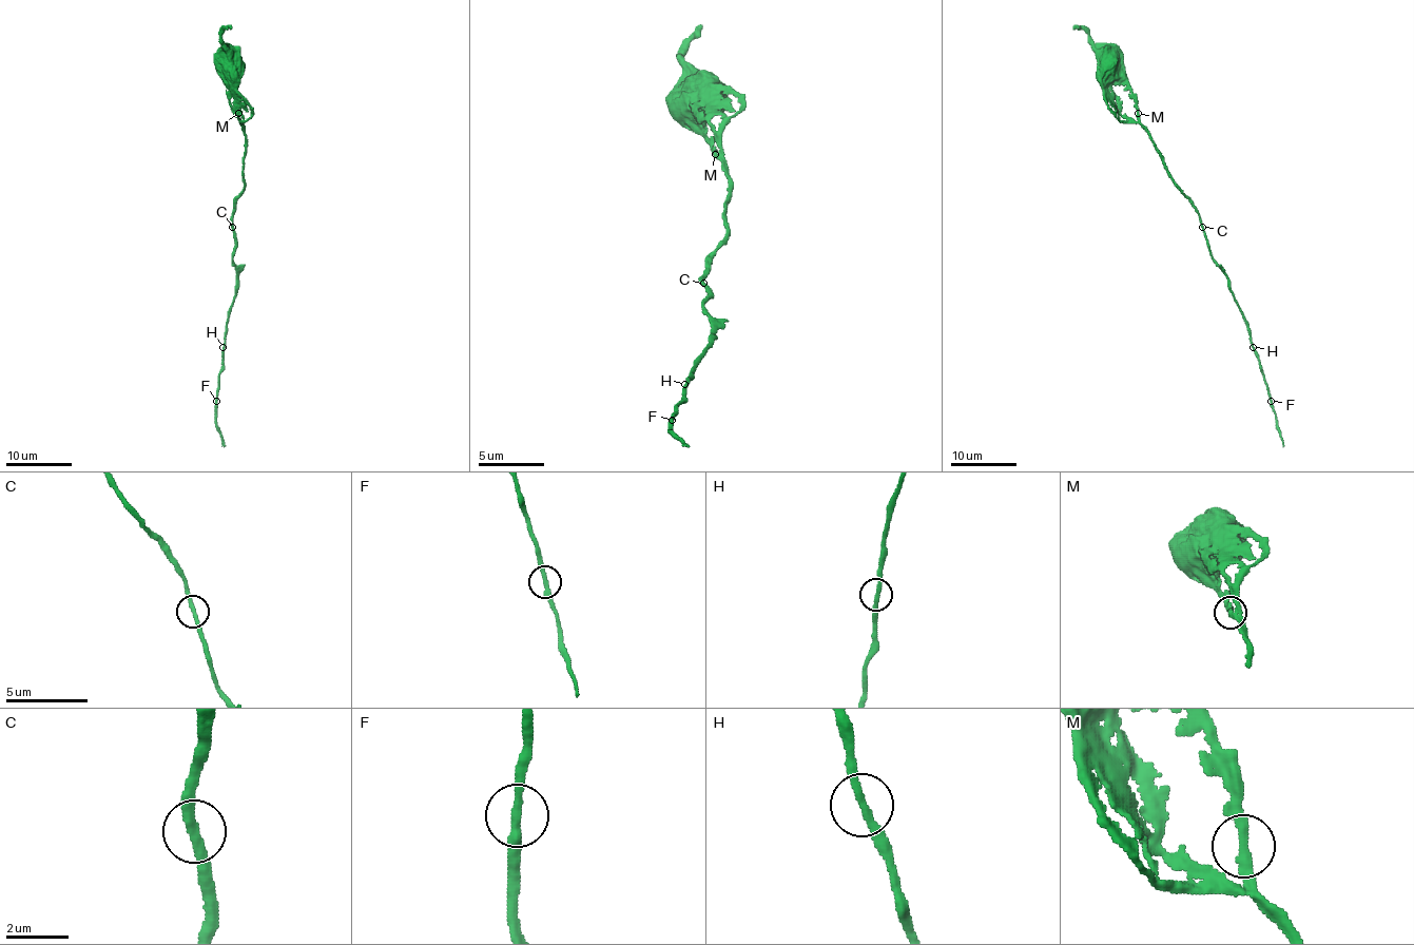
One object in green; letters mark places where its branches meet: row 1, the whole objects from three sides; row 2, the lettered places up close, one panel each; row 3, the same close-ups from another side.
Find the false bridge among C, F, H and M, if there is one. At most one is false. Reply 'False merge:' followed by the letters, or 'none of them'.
False merge: none of them

